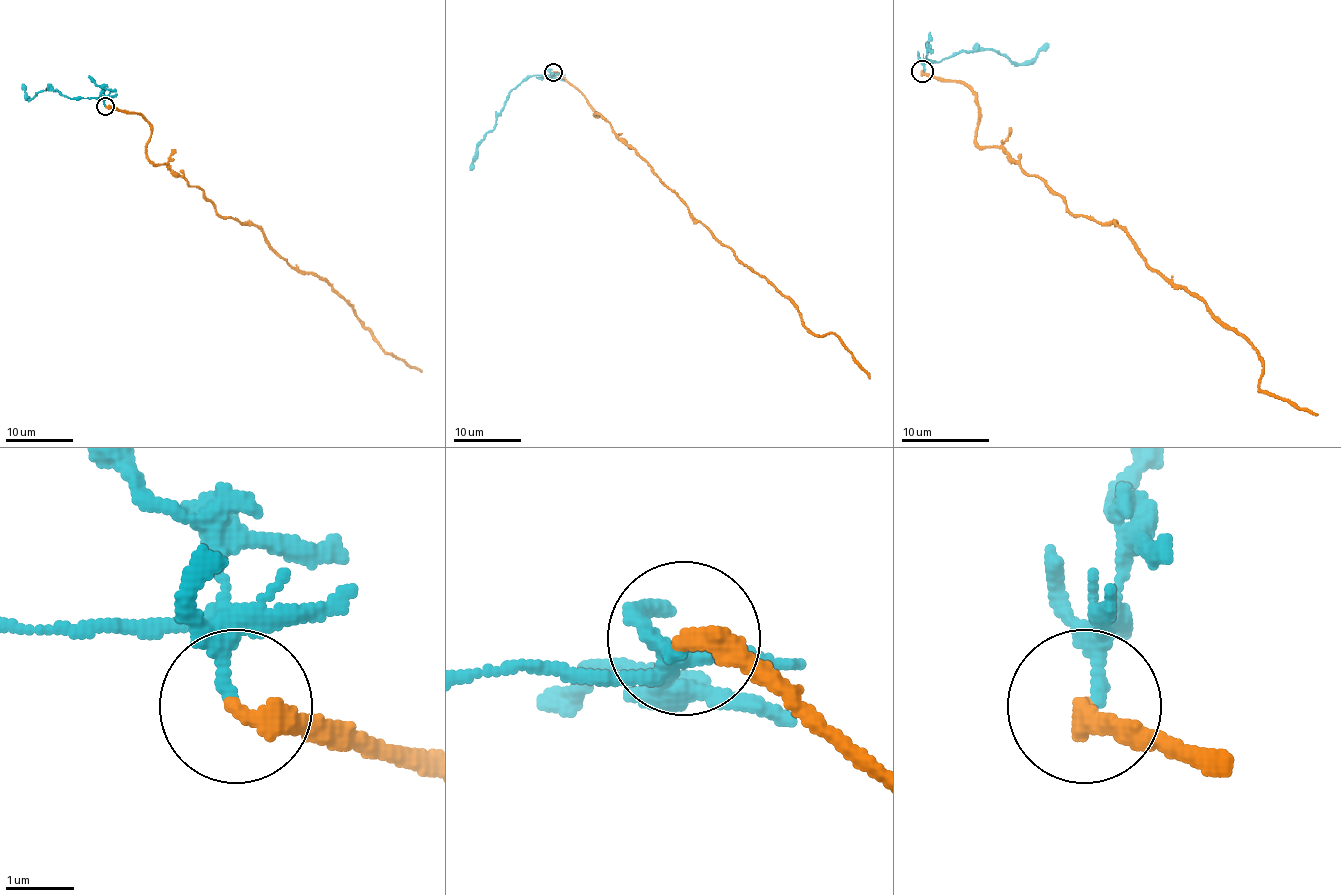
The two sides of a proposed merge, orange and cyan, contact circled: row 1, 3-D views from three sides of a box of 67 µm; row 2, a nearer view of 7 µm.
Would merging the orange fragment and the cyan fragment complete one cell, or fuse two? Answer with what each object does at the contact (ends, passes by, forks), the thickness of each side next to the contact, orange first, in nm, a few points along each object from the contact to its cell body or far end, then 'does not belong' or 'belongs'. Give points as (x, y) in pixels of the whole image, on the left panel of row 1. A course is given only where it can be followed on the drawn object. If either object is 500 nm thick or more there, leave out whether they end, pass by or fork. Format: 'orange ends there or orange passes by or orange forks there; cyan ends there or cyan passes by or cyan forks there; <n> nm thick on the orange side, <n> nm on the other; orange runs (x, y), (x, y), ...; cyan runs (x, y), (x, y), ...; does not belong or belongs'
orange ends there; cyan ends there; 340 nm thick on the orange side, 200 nm on the other; orange runs (104, 106), (139, 113), (150, 161), (322, 276), (421, 372); cyan runs (104, 106), (99, 98), (79, 98), (48, 89), (40, 91), (30, 99), (23, 84); does not belong

